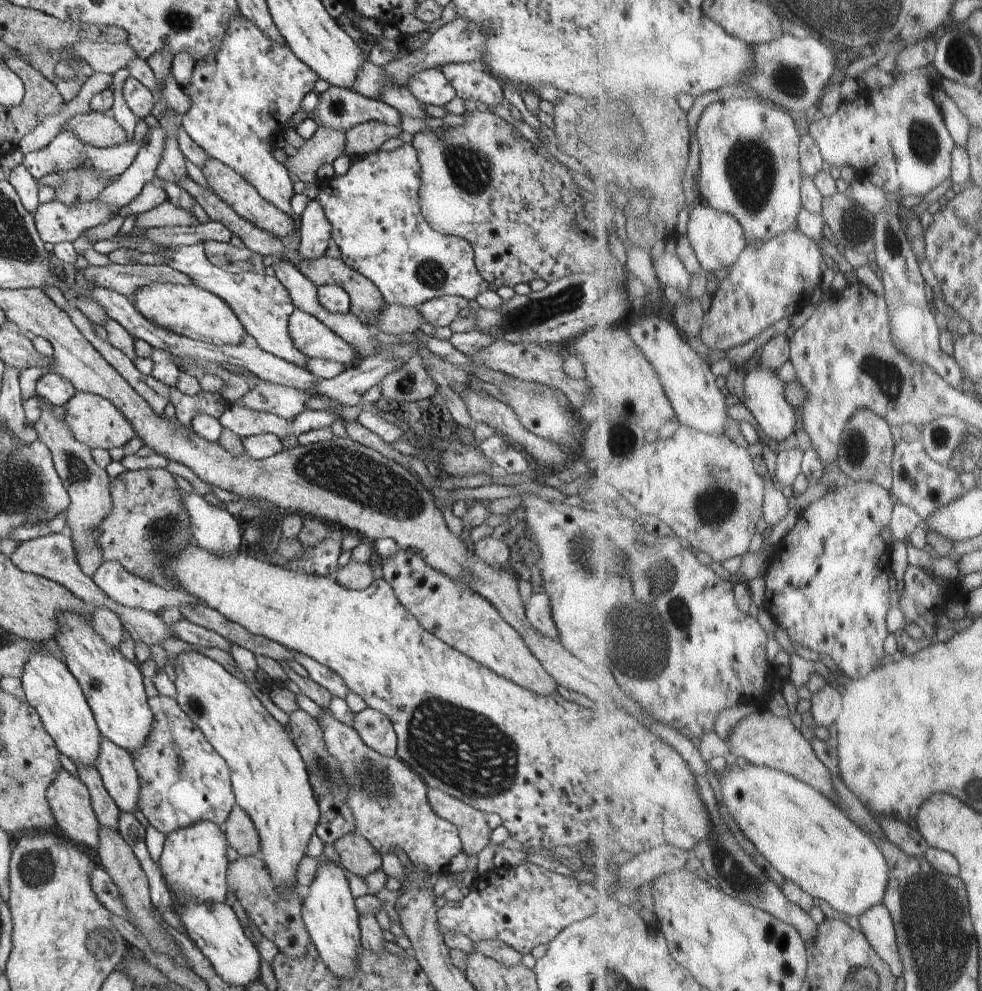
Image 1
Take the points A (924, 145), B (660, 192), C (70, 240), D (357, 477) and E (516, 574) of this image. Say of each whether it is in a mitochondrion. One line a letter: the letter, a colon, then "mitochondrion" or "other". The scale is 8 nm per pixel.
A: mitochondrion
B: other
C: other
D: mitochondrion
E: other

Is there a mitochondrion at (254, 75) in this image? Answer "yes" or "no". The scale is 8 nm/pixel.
no

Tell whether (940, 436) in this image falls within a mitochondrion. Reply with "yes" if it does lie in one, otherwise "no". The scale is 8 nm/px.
yes

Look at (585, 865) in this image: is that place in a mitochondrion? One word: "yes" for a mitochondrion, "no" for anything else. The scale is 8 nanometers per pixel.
no

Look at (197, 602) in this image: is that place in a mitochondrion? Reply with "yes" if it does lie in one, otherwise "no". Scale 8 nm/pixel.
no

